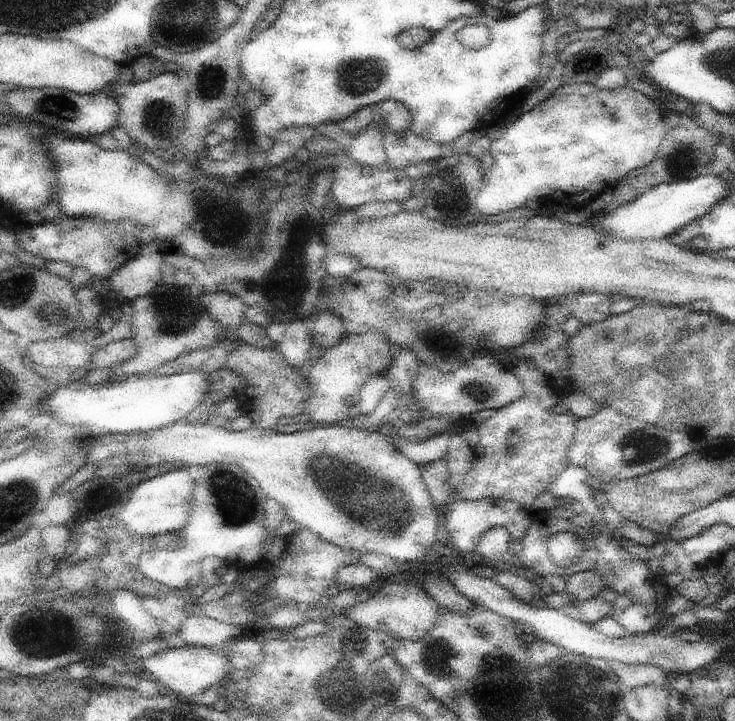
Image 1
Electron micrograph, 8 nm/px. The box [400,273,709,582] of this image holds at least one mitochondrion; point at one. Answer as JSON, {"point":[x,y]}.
{"point":[637,448]}

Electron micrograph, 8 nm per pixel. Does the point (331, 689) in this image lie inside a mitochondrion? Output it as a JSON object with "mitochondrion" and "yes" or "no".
{"mitochondrion":"yes"}

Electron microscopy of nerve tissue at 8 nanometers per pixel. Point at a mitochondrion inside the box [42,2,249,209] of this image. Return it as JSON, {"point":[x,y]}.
{"point":[159,115]}

